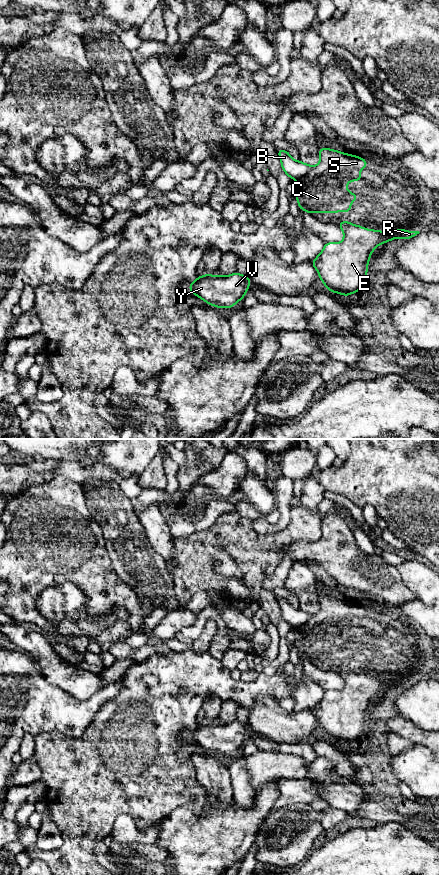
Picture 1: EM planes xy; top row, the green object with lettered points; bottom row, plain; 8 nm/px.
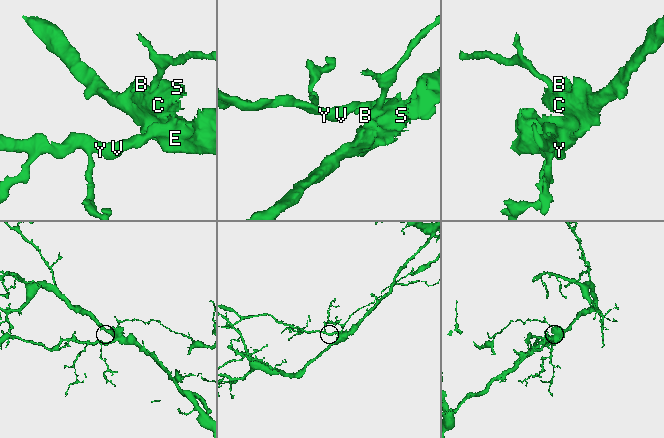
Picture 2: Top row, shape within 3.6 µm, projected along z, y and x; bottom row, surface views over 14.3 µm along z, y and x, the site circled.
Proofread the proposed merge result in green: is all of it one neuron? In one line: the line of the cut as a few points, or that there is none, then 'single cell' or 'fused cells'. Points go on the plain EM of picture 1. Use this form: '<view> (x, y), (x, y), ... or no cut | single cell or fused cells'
xy (312, 615), (303, 625), (297, 628) | fused cells

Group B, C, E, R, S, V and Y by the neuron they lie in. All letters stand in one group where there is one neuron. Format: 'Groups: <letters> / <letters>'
Groups: B / C E R S V Y

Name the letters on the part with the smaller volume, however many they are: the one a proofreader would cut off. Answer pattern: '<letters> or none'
B

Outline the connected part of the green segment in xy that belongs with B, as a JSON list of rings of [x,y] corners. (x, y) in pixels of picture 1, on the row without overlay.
[[[277,597],[281,609],[281,615],[287,624],[291,627],[300,628],[304,626],[311,618],[312,614],[301,610],[295,609],[290,605],[290,600],[282,597]]]

